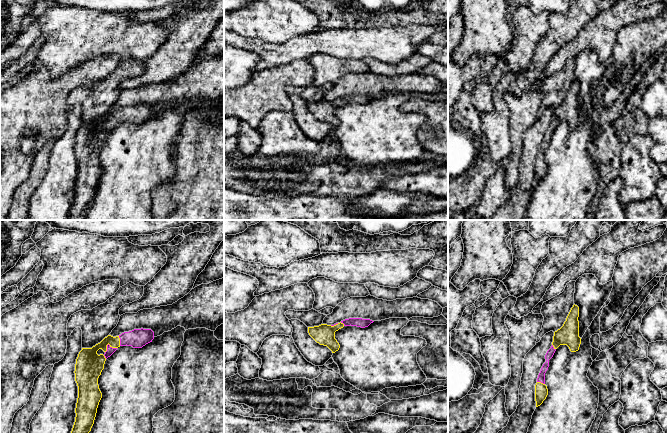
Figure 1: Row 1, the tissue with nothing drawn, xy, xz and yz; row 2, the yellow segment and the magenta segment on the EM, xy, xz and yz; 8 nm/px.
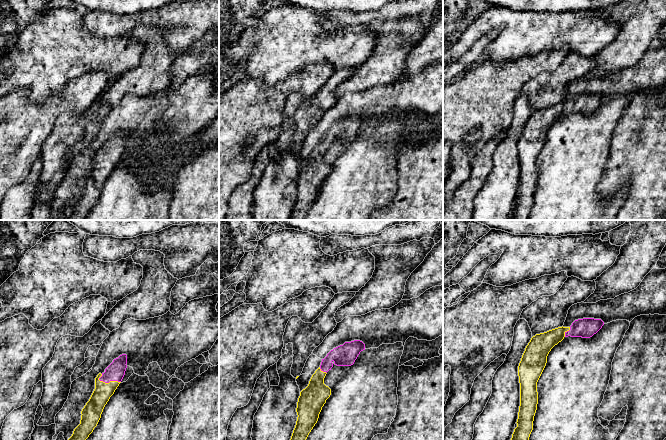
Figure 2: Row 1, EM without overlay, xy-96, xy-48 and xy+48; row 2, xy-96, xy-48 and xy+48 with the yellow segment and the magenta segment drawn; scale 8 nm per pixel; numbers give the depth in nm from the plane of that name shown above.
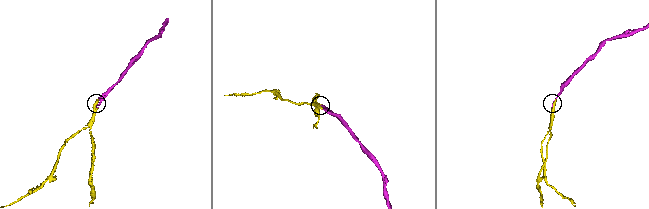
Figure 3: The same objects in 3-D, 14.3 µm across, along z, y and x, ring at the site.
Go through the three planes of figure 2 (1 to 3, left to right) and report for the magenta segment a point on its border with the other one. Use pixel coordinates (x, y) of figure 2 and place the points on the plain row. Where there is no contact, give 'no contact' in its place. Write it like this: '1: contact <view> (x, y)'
1: contact xy-96 (109, 158)
2: contact xy-48 (322, 147)
3: contact xy+48 (566, 107)

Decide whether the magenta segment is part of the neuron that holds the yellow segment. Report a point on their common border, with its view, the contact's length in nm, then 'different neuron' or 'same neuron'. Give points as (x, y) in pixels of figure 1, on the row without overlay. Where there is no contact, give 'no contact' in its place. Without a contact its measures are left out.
xy (108, 119) | 100 nm | same neuron

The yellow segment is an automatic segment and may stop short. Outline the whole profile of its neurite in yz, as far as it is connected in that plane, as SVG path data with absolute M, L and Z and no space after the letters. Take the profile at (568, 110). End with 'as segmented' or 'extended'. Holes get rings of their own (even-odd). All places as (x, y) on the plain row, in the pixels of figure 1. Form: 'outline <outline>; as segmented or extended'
outline M573 81L563 102L554 108L551 124L545 131L546 138L543 140L535 161L536 183L540 182L548 171L545 161L545 149L549 143L549 136L553 133L556 125L560 121L567 121L571 128L579 126L581 114L579 113L579 83Z; extended

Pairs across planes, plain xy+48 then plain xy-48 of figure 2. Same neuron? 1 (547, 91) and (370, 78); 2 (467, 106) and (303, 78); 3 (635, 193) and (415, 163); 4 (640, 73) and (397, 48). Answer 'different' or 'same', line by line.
1: different
2: same
3: same
4: different

